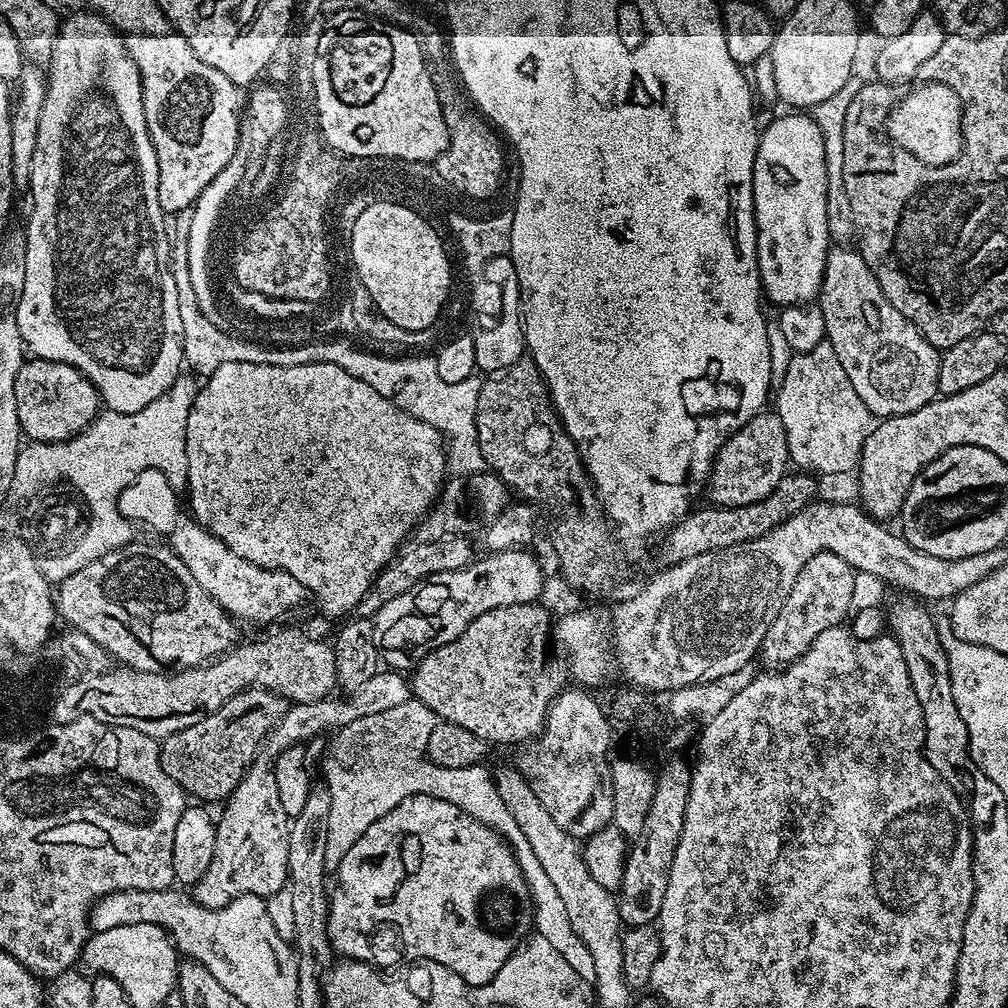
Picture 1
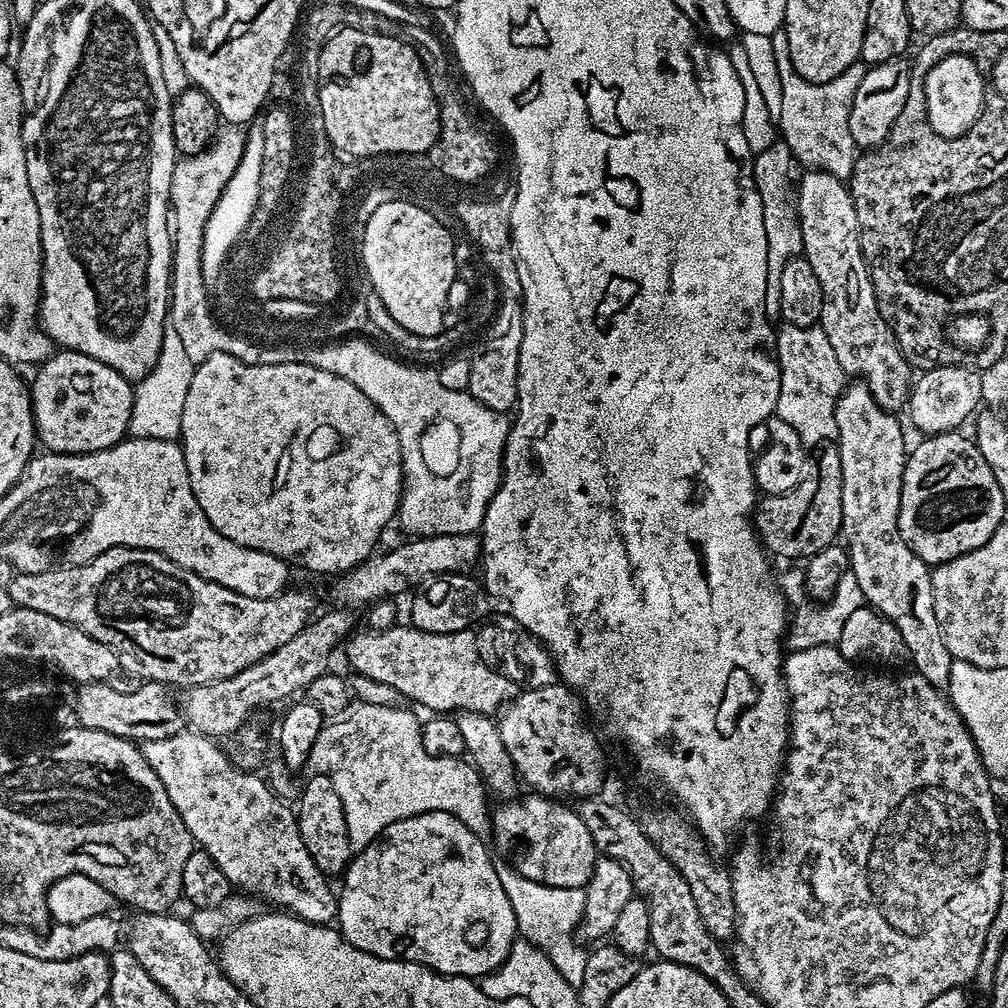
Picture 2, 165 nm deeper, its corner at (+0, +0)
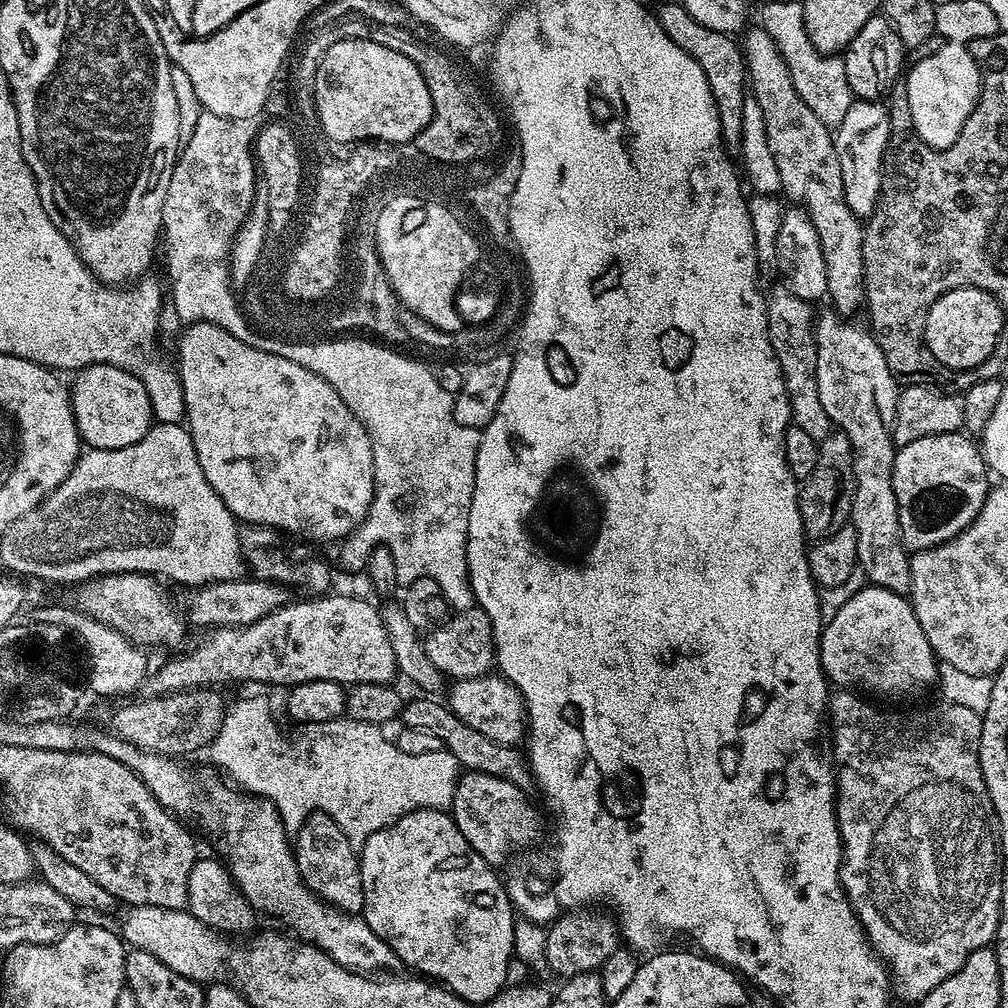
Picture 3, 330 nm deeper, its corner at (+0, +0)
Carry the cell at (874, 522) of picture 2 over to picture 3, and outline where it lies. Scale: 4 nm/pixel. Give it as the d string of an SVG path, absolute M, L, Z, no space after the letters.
M827 310L815 317L814 327L816 329L816 353L818 354L818 362L816 363L816 377L818 378L818 399L822 401L822 406L826 406L826 414L832 419L833 425L839 431L846 434L846 438L850 438L850 446L852 447L852 465L854 466L854 478L856 479L856 489L854 490L854 498L852 499L852 515L850 517L850 526L856 531L858 538L858 558L860 559L859 568L865 572L867 583L869 585L885 588L891 592L901 594L908 592L910 586L910 552L905 548L904 541L900 539L900 523L898 522L898 502L894 498L894 486L892 485L892 471L894 470L894 462L896 461L897 447L892 442L892 430L896 422L896 398L898 395L897 377L893 376L890 366L886 366L886 354L882 354L882 346L878 346L876 337L872 335L867 327L864 328L860 324L855 324L855 319L845 318L835 310Z

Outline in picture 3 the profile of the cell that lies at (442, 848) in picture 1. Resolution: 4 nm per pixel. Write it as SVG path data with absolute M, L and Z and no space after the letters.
M419 808L417 812L406 814L390 826L370 834L364 847L359 849L358 855L362 874L362 890L365 892L363 918L370 926L370 930L374 930L374 934L378 934L378 938L382 938L382 942L386 942L386 946L390 946L390 950L394 950L394 954L398 954L401 965L408 967L409 964L413 968L409 968L413 973L419 974L429 981L439 982L449 992L454 993L455 996L461 996L464 1000L491 1002L509 983L508 963L513 963L514 960L512 943L514 942L514 926L517 917L514 915L512 901L508 899L507 887L502 883L501 877L500 880L496 877L497 869L485 862L472 849L470 842L466 842L466 838L462 838L462 834L456 823L452 821L451 815L439 808Z

